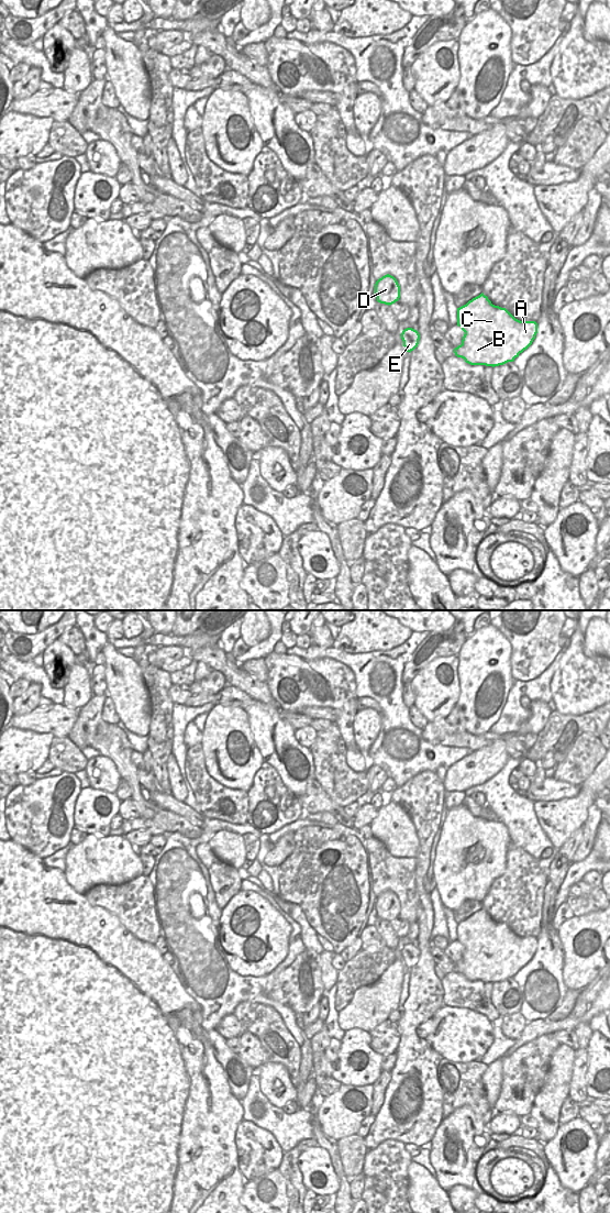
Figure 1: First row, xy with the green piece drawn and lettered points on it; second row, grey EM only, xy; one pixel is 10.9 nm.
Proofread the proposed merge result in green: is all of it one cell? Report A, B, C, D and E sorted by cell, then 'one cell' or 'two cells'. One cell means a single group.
A B C D E | one cell

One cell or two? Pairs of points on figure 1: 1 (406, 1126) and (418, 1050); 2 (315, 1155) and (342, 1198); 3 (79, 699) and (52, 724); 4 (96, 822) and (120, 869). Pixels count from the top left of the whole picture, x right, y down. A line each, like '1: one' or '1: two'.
1: one
2: two
3: two
4: two

